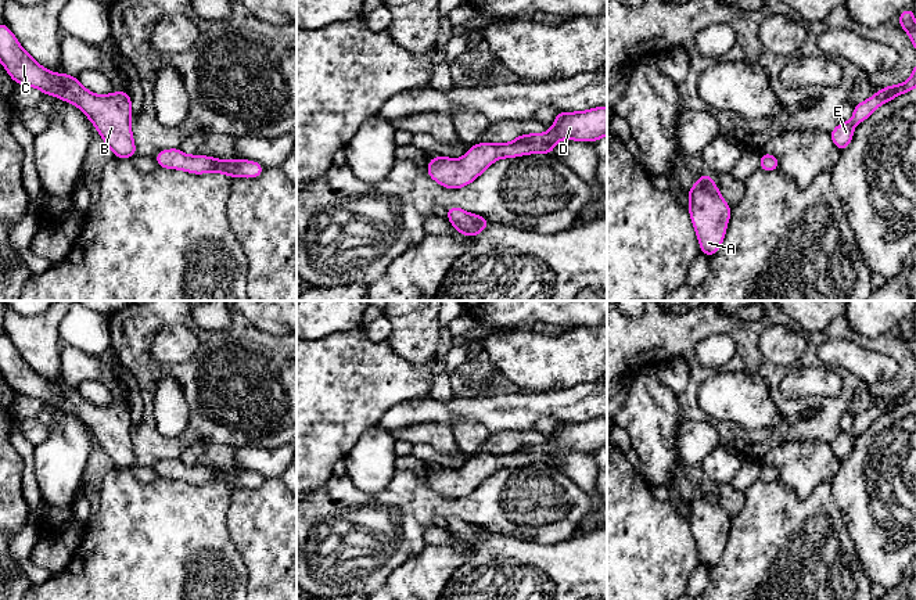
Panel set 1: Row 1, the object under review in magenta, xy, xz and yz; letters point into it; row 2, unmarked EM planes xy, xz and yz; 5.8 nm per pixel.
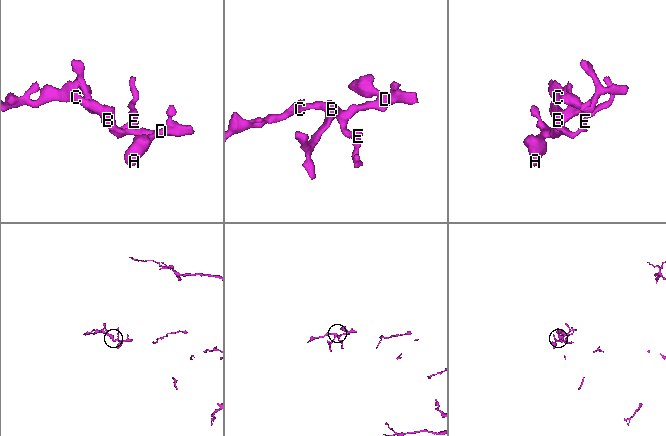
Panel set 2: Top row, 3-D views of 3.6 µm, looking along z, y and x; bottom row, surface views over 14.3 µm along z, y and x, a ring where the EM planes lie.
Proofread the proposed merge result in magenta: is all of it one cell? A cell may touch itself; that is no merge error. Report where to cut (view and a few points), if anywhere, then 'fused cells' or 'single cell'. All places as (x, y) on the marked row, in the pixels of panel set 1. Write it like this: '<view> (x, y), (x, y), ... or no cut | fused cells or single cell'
no cut | single cell

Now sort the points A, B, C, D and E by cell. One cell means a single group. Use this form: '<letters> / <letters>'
A B C D E

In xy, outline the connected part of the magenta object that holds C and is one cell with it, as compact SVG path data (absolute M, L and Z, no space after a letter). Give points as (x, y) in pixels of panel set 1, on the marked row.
M7 24L0 25L0 62L15 83L37 87L44 94L55 96L80 108L93 122L94 127L104 139L104 143L111 148L116 158L130 158L137 155L130 129L133 114L127 91L114 91L111 94L97 96L86 90L76 76L69 76L67 73L55 75L43 68L21 47L18 39L11 33Z

